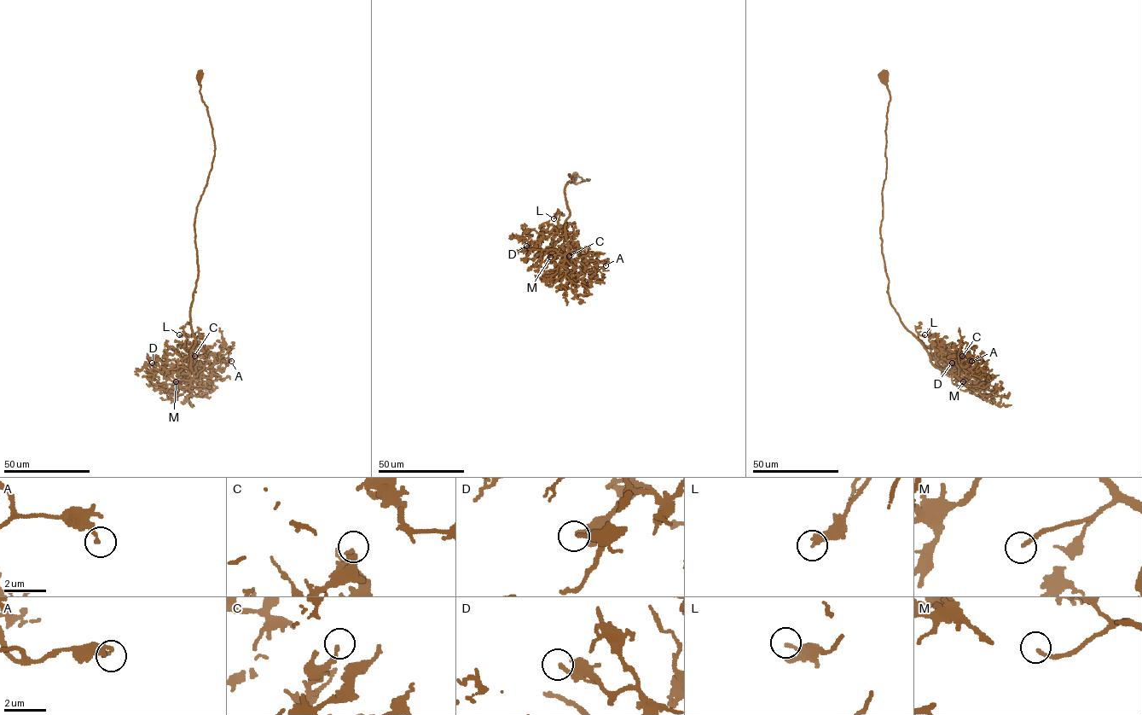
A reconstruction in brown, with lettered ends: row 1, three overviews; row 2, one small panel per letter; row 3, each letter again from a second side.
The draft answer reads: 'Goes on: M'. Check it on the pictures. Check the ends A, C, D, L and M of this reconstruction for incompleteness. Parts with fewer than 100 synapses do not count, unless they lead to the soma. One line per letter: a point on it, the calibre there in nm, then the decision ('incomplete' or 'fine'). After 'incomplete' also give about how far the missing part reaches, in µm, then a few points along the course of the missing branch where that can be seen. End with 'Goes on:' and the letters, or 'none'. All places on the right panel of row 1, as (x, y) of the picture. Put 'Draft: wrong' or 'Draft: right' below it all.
A: (971, 361) | 200 nm | fine
C: (962, 356) | 120 nm | fine
D: (952, 363) | 200 nm | fine
L: (924, 334) | 160 nm | fine
M: (963, 381) | 170 nm | incomplete | 15 µm | (963, 381), (973, 378), (974, 386)
Goes on: M
Draft: right

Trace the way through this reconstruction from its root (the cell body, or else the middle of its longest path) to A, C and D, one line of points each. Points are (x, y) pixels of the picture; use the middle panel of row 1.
A: (575, 177), (575, 183), (589, 180), (569, 175), (568, 254), (576, 262), (584, 256), (605, 265)
C: (575, 177), (589, 180), (569, 174), (565, 187), (569, 256)
D: (575, 177), (575, 183), (589, 180), (569, 175), (572, 181), (565, 188), (570, 210), (565, 233), (526, 246)

